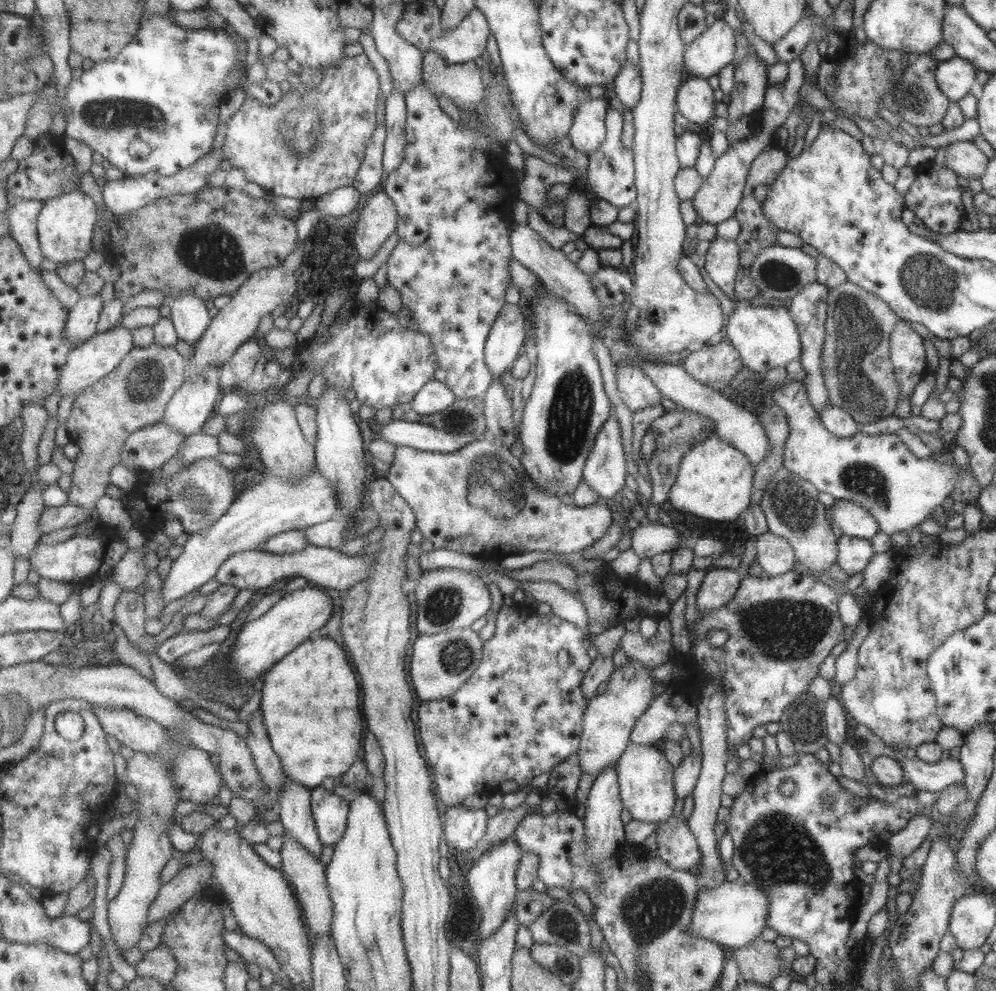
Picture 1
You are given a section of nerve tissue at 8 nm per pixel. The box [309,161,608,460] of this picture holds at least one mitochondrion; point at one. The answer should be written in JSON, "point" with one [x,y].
{"point":[462,288]}

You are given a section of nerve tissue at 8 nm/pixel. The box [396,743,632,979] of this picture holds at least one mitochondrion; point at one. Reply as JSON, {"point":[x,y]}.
{"point":[562,924]}

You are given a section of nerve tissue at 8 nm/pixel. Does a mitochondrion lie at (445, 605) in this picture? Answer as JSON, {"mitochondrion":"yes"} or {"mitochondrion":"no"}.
{"mitochondrion":"yes"}

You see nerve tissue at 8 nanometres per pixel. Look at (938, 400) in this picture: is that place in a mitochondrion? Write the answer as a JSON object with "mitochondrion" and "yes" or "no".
{"mitochondrion":"no"}

